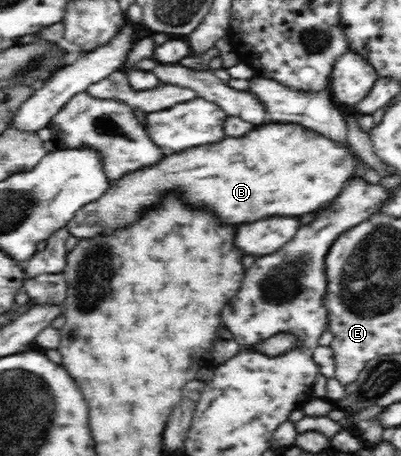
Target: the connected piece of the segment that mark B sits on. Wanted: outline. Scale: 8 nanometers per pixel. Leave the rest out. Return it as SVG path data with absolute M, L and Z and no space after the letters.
M262 124L252 129L246 136L240 138L223 138L218 144L201 144L186 152L165 155L153 165L134 169L124 176L108 181L106 192L95 201L82 205L68 222L68 230L78 240L92 240L96 236L108 236L118 230L126 230L134 226L142 216L158 206L168 194L176 194L184 206L192 210L208 212L216 216L220 224L248 224L266 220L272 216L302 216L306 212L318 210L322 204L334 200L351 177L356 168L352 150L342 150L337 142L330 142L324 136L318 136L302 125L297 124Z

